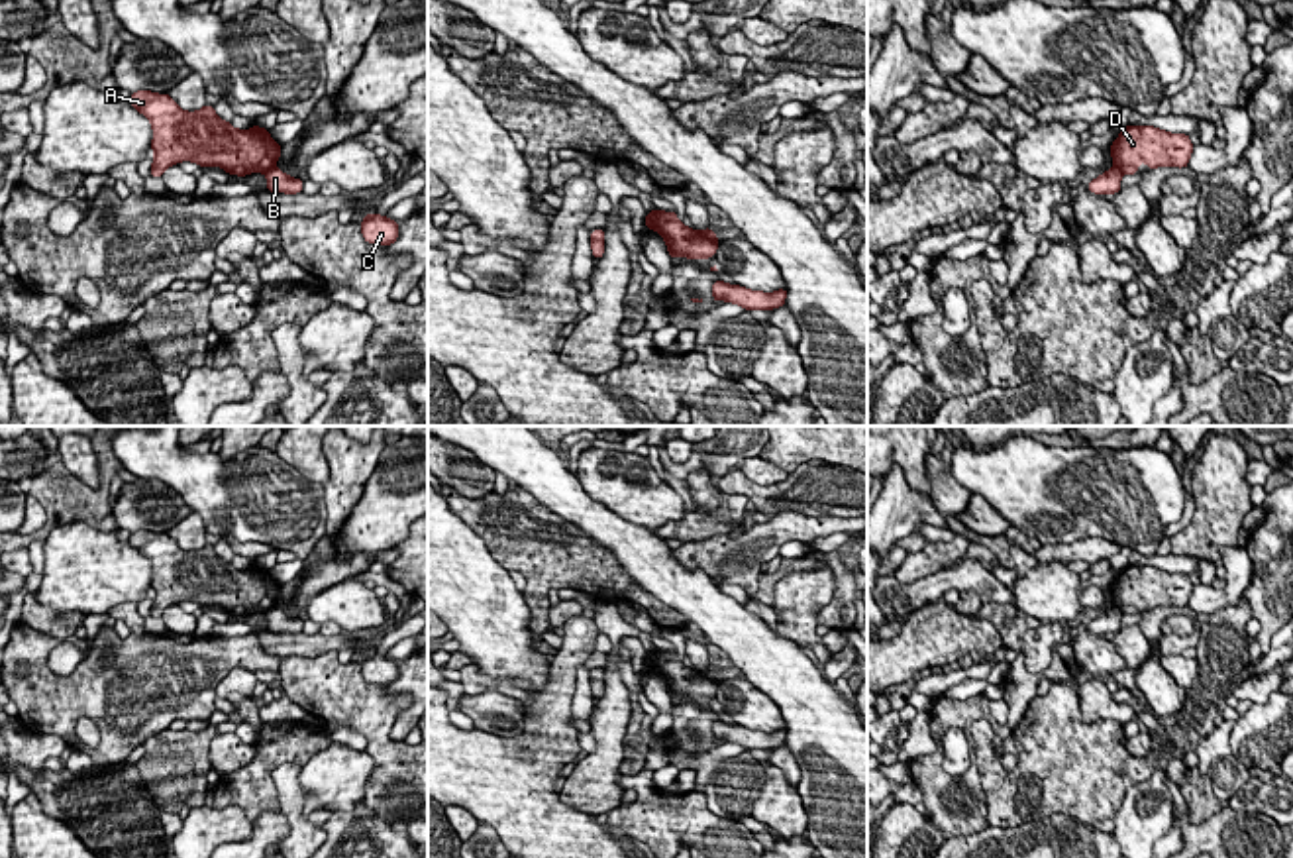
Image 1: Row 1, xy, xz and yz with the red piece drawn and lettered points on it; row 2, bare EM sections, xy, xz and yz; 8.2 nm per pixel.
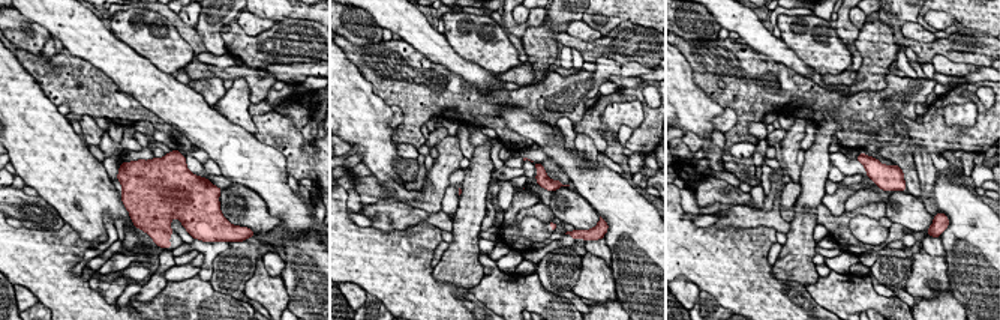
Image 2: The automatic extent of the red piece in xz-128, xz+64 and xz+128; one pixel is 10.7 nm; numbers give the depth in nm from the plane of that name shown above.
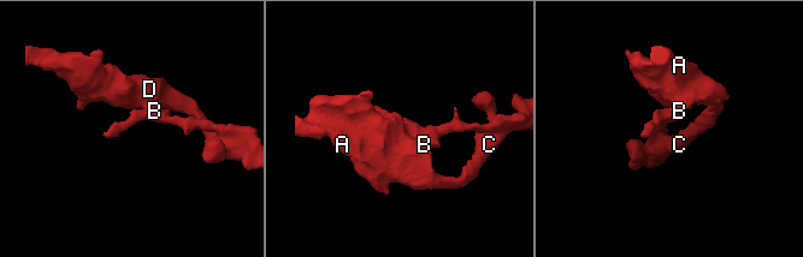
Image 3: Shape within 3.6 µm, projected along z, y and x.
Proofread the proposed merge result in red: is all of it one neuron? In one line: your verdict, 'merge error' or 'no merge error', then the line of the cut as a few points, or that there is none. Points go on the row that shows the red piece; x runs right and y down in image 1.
merge error; cut in xy along (273, 165), (263, 171)

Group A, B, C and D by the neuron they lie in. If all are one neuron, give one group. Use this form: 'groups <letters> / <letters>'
groups A C D / B

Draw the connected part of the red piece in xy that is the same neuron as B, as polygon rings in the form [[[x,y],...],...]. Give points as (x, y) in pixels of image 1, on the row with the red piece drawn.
[[[277,167],[265,171],[267,177],[267,190],[271,192],[302,192],[302,179],[292,179],[286,173],[279,171]]]

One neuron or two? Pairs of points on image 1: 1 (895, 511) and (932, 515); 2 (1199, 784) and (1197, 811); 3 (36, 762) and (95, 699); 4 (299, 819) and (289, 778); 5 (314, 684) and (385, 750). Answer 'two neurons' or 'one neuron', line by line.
1: one neuron
2: one neuron
3: two neurons
4: one neuron
5: one neuron

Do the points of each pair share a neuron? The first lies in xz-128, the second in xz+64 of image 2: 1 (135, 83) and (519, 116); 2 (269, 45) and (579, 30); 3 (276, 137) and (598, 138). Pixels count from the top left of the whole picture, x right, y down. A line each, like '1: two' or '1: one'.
1: one
2: two
3: two

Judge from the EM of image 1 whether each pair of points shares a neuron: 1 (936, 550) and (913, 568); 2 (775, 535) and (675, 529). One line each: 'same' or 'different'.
1: same
2: different

